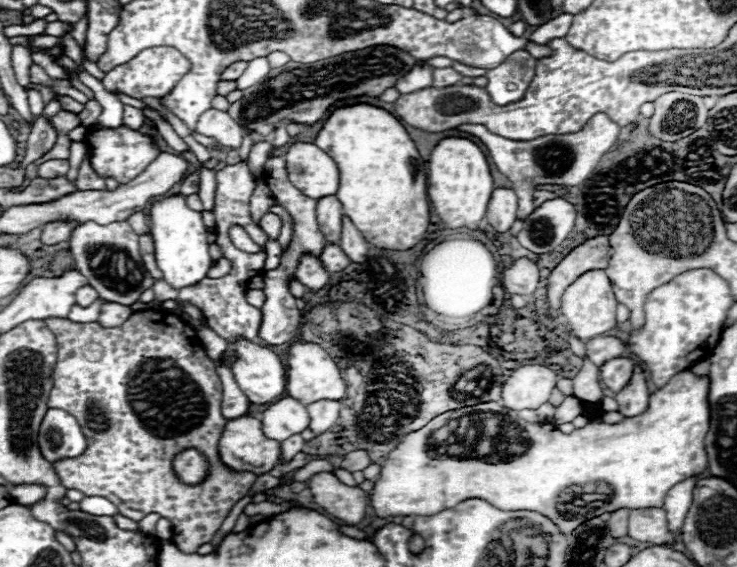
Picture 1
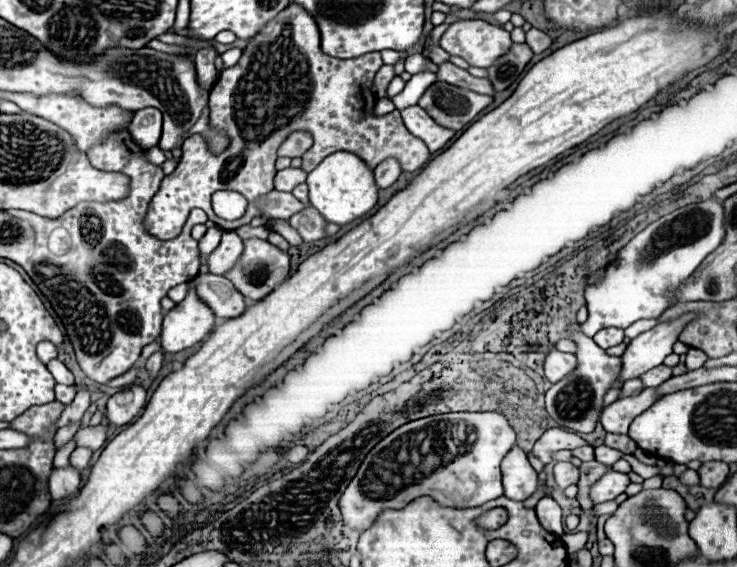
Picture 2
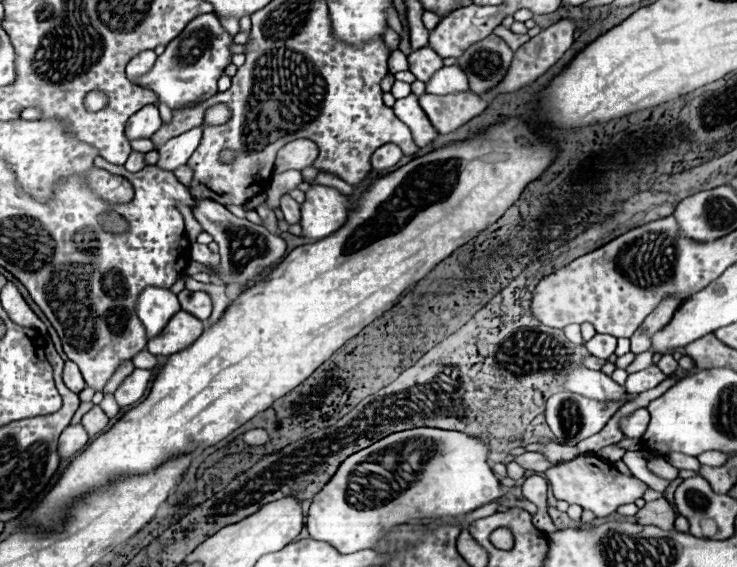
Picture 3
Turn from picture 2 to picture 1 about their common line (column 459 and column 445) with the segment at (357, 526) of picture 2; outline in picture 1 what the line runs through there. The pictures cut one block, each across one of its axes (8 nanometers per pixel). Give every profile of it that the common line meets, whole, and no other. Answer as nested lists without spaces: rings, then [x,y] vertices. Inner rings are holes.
[[[684,370],[650,396],[644,414],[626,418],[620,424],[590,422],[584,428],[574,430],[572,434],[550,428],[552,424],[530,424],[498,402],[450,410],[446,414],[440,414],[438,418],[432,418],[422,430],[404,434],[400,438],[398,446],[382,464],[380,478],[374,482],[374,488],[370,492],[370,506],[374,508],[378,518],[432,516],[456,506],[466,498],[482,498],[500,510],[540,512],[552,518],[562,534],[570,534],[582,522],[604,512],[614,512],[618,508],[660,508],[664,504],[666,492],[672,486],[692,476],[700,478],[704,470],[708,470],[708,456],[704,448],[704,438],[710,428],[708,390],[708,376],[696,376],[694,372]],[[600,500],[608,500],[604,502],[604,510],[590,510],[580,518],[572,518],[582,514],[586,506],[600,504]]]

